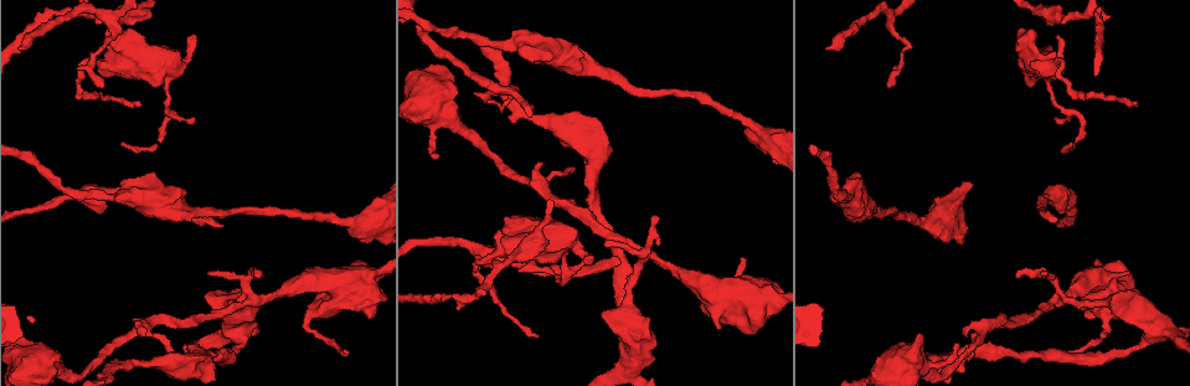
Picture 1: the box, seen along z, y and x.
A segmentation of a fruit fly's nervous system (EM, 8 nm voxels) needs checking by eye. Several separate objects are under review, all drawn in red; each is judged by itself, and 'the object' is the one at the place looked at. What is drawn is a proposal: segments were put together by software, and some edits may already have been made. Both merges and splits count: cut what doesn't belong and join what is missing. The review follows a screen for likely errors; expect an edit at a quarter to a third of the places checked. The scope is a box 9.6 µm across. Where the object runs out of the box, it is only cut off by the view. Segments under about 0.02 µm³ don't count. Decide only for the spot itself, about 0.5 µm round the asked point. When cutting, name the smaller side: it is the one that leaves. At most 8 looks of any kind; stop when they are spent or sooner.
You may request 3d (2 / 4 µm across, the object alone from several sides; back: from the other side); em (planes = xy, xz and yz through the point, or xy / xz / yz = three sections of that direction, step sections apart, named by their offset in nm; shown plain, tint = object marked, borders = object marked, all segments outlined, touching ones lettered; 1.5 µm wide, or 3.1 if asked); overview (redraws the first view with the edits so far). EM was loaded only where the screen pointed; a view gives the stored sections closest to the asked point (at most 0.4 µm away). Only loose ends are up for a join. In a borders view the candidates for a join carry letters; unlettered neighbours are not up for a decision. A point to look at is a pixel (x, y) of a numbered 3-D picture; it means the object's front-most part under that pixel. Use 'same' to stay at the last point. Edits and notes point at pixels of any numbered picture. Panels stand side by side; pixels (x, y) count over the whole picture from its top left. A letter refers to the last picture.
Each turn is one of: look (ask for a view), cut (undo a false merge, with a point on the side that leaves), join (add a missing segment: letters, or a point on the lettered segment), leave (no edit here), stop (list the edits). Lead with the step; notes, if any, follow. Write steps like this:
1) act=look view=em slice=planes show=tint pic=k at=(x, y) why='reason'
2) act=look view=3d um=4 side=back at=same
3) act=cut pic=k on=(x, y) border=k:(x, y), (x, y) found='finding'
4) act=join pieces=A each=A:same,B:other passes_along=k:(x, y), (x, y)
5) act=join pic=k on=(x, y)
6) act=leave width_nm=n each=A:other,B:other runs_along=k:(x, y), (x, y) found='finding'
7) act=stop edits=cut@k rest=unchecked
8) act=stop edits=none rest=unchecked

act=look view=3d um=4 pic=1 at=(1057, 34)

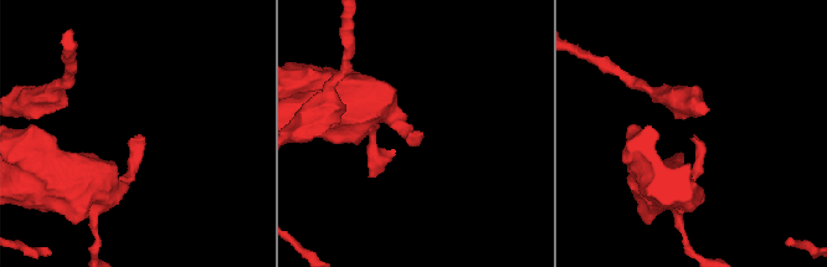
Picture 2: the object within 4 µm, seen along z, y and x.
act=look view=em slice=planes show=borders pic=2 at=(419, 131) why='need the tissue'

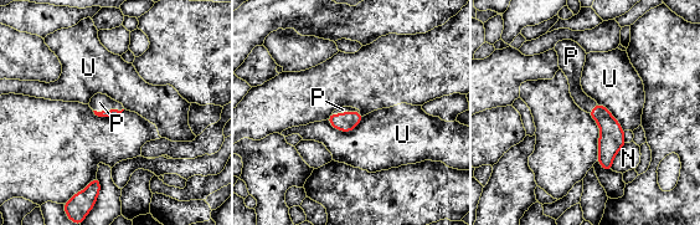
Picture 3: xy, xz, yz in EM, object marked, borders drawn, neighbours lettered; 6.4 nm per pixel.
act=join pieces=P each=N:other,P:same,U:other passes_along=3:(113, 112), (108, 111), (99, 102) found='the cell continues'

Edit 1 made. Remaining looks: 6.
act=look view=overview why='redraw'

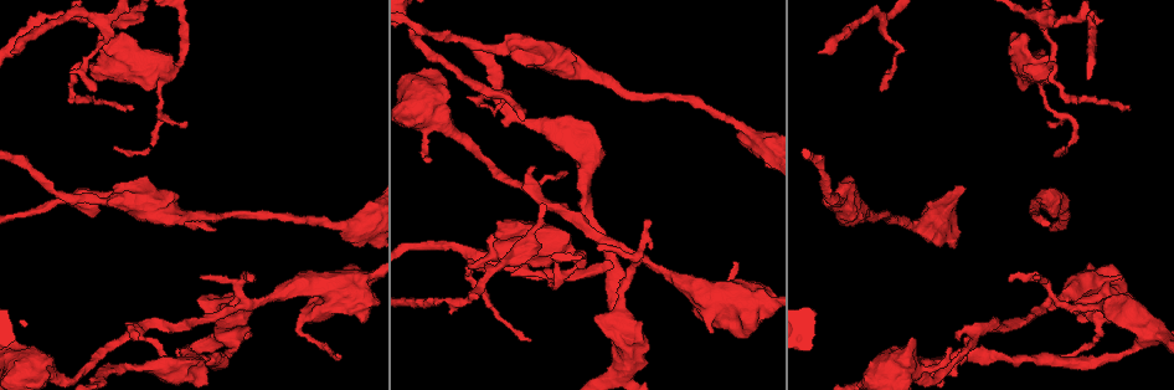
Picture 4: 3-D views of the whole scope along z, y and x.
act=look view=em slice=planes show=borders pic=4 at=(596, 315)

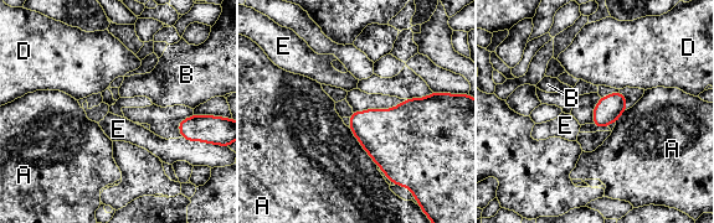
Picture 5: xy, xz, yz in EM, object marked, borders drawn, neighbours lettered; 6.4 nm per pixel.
act=leave width_nm=170 each=A:other,B:other,D:other,E:other found='none of them fits'

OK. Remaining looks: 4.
act=stop edits=join@3 rest=unchecked

